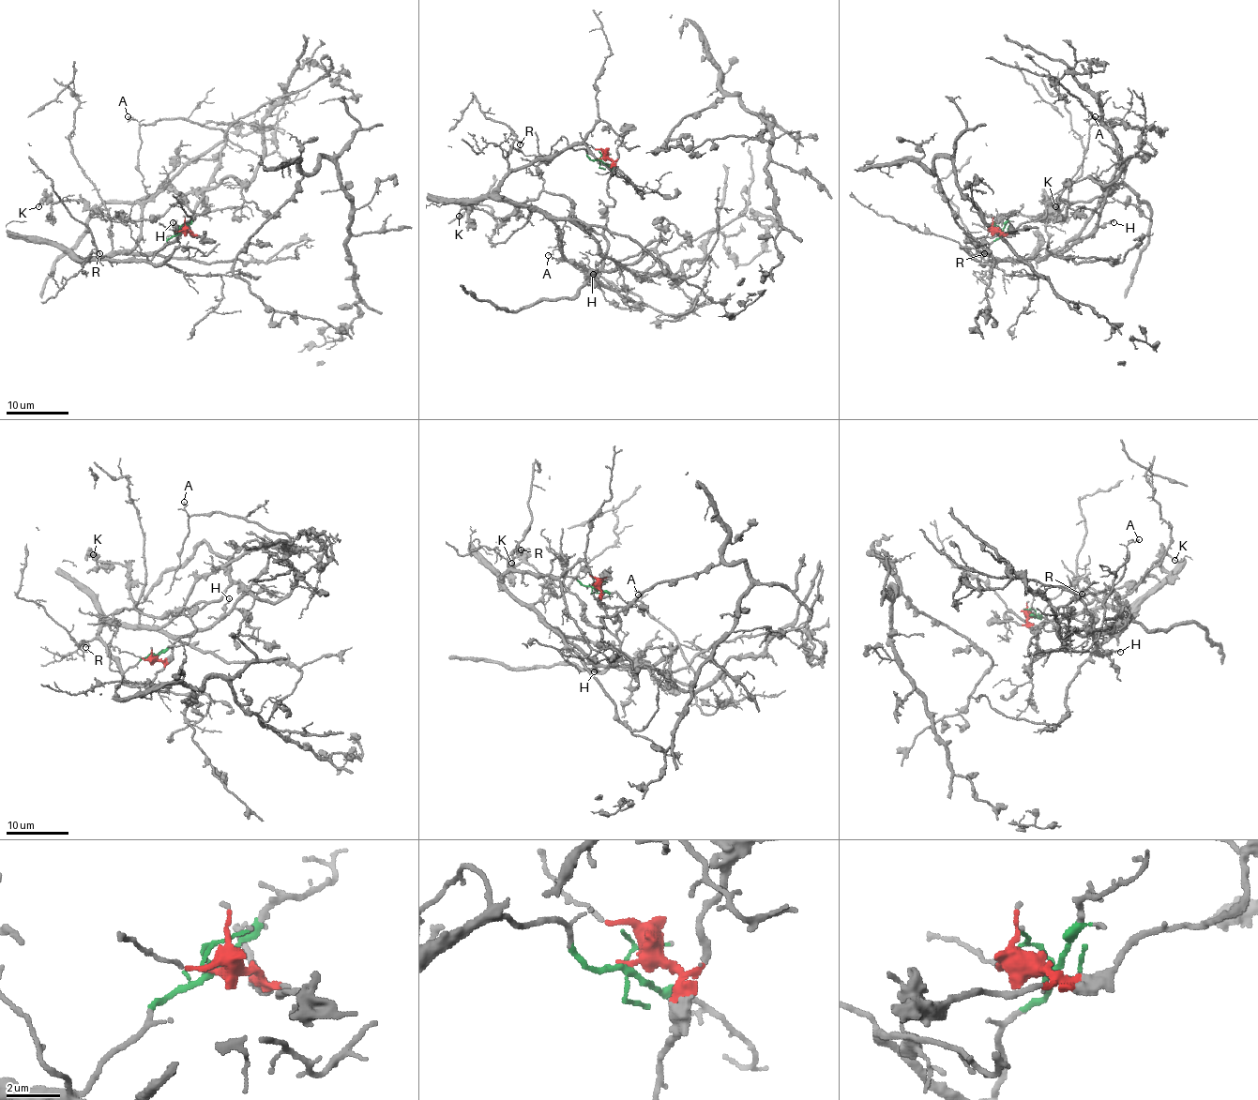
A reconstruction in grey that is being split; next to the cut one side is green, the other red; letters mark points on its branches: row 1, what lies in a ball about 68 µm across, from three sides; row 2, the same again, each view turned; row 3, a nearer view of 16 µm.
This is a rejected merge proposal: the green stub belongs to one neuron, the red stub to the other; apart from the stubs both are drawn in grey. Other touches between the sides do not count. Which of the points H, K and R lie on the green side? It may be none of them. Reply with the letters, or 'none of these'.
H, R

